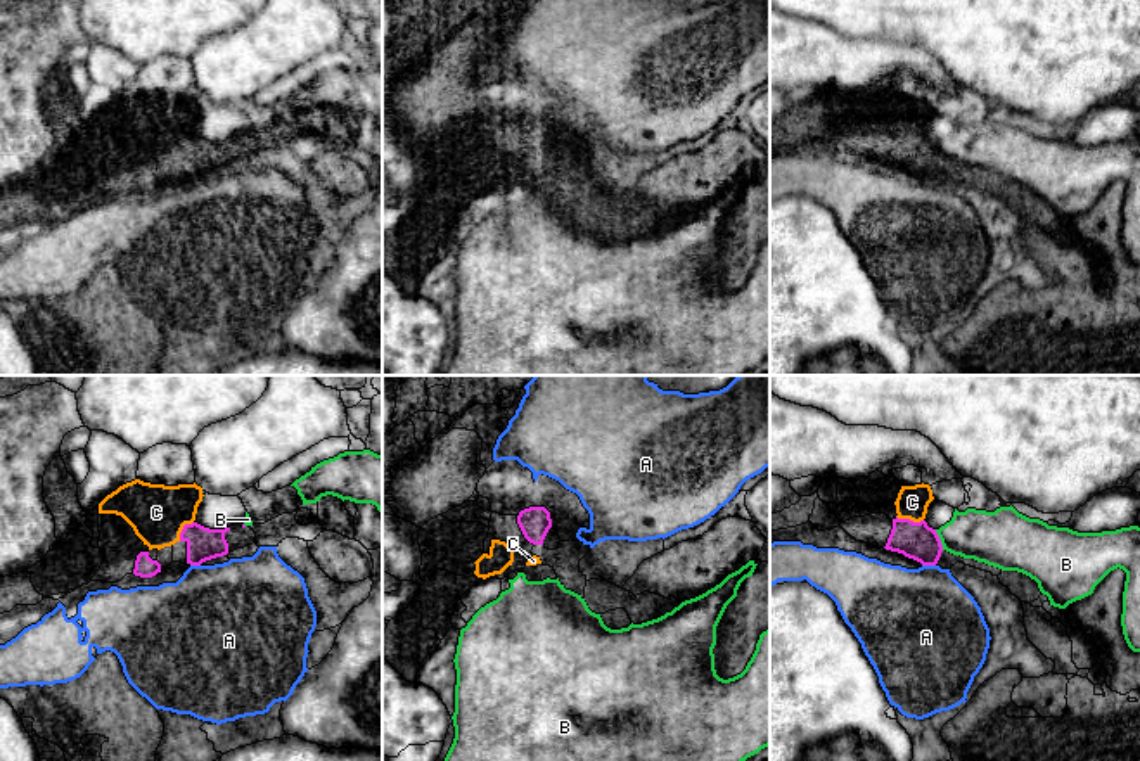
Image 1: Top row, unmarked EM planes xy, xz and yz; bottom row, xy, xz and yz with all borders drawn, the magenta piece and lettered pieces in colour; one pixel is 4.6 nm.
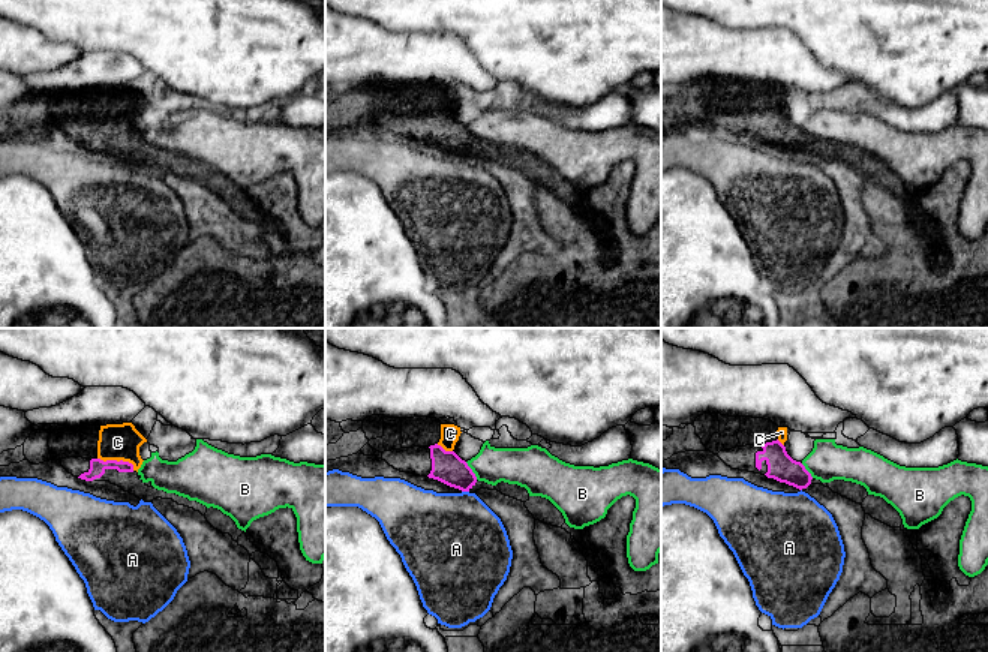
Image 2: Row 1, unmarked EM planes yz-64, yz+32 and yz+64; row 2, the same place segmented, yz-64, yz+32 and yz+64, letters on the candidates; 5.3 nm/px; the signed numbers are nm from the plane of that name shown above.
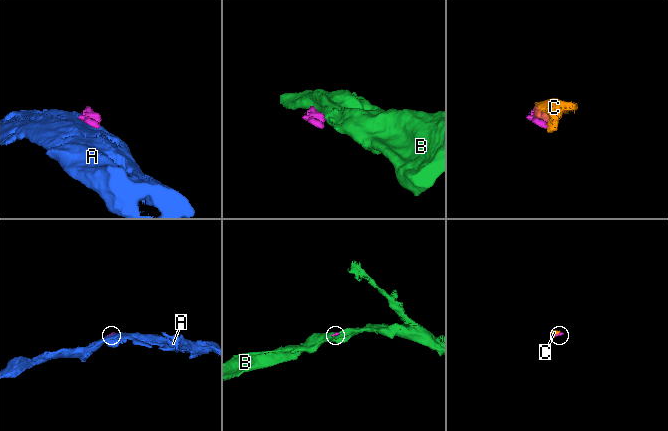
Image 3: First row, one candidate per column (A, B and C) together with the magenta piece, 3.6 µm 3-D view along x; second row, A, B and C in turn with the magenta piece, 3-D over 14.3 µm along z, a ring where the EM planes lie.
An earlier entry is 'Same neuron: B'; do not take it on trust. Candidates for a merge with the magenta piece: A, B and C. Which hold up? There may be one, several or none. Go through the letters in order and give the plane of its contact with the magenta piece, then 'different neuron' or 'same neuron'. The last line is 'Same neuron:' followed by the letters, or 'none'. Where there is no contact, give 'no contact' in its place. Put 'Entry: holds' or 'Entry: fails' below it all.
A: contact in yz; different neuron
B: contact in yz; different neuron
C: contact in yz; same neuron
Same neuron: C
Entry: fails

